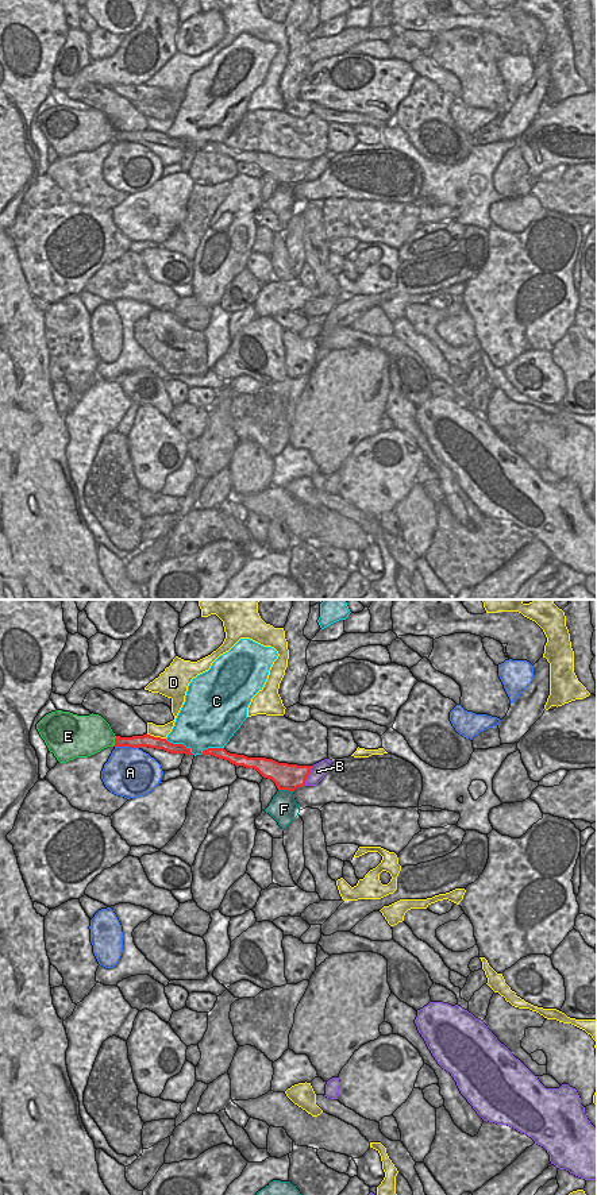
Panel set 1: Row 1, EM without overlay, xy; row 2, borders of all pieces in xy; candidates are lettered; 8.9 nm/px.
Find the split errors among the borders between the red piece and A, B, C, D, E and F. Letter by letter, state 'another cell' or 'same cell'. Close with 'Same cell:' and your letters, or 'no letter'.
A: another cell
B: another cell
C: another cell
D: another cell
E: another cell
F: another cell
Same cell: no letter

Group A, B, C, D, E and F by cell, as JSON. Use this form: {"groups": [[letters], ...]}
{"groups": [["A"], ["B"], ["C"], ["D"], ["E"], ["F"]]}

